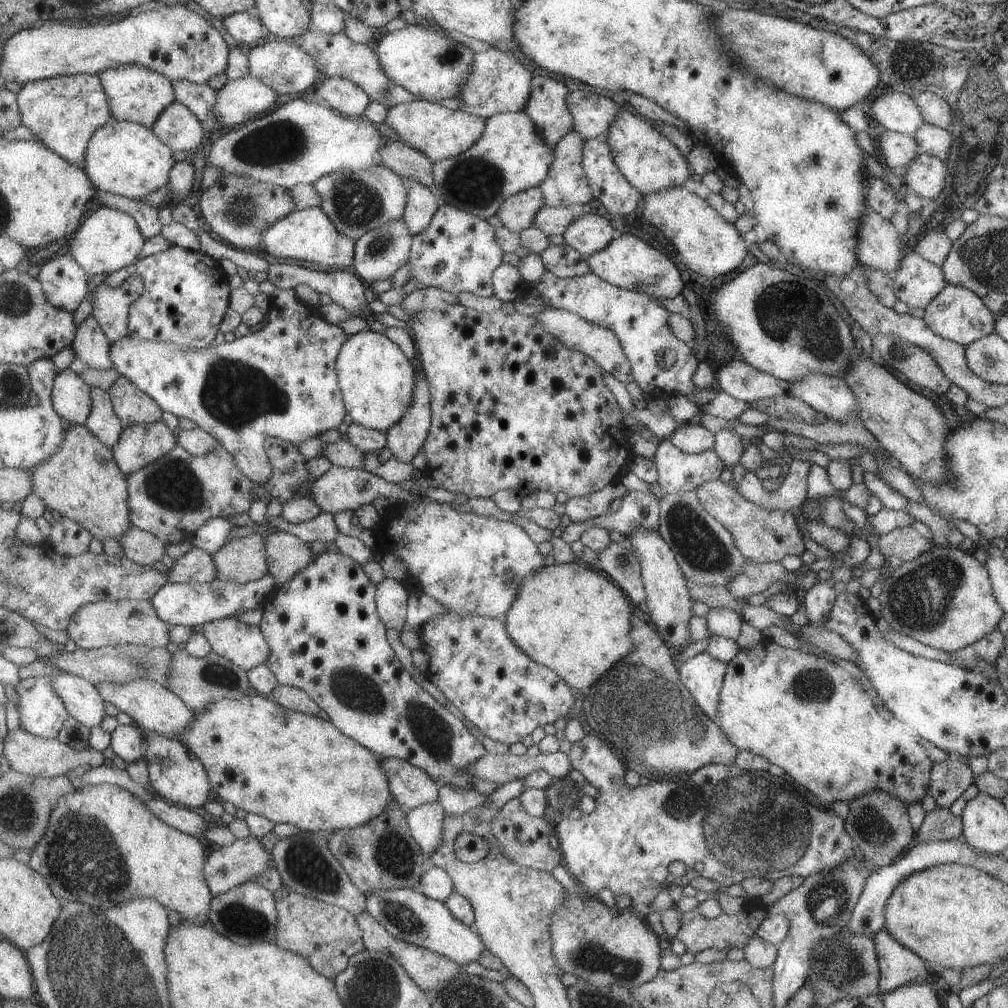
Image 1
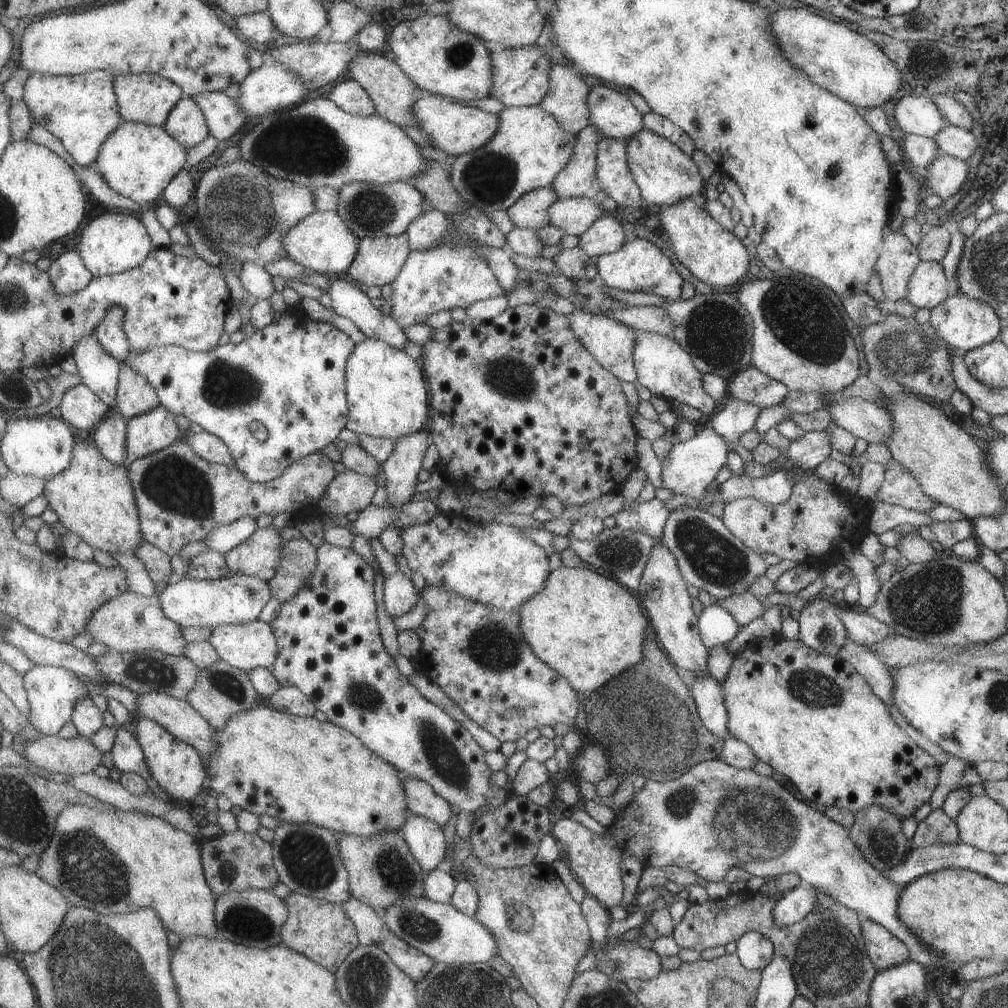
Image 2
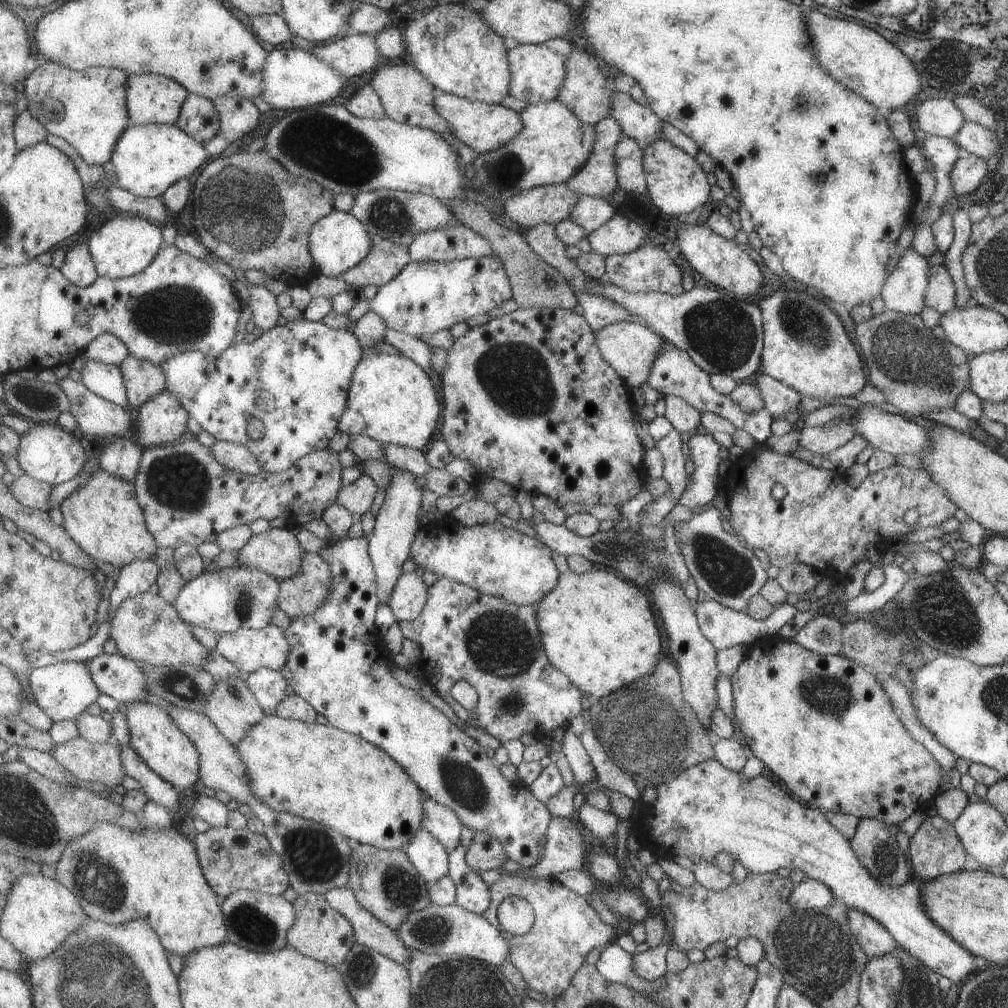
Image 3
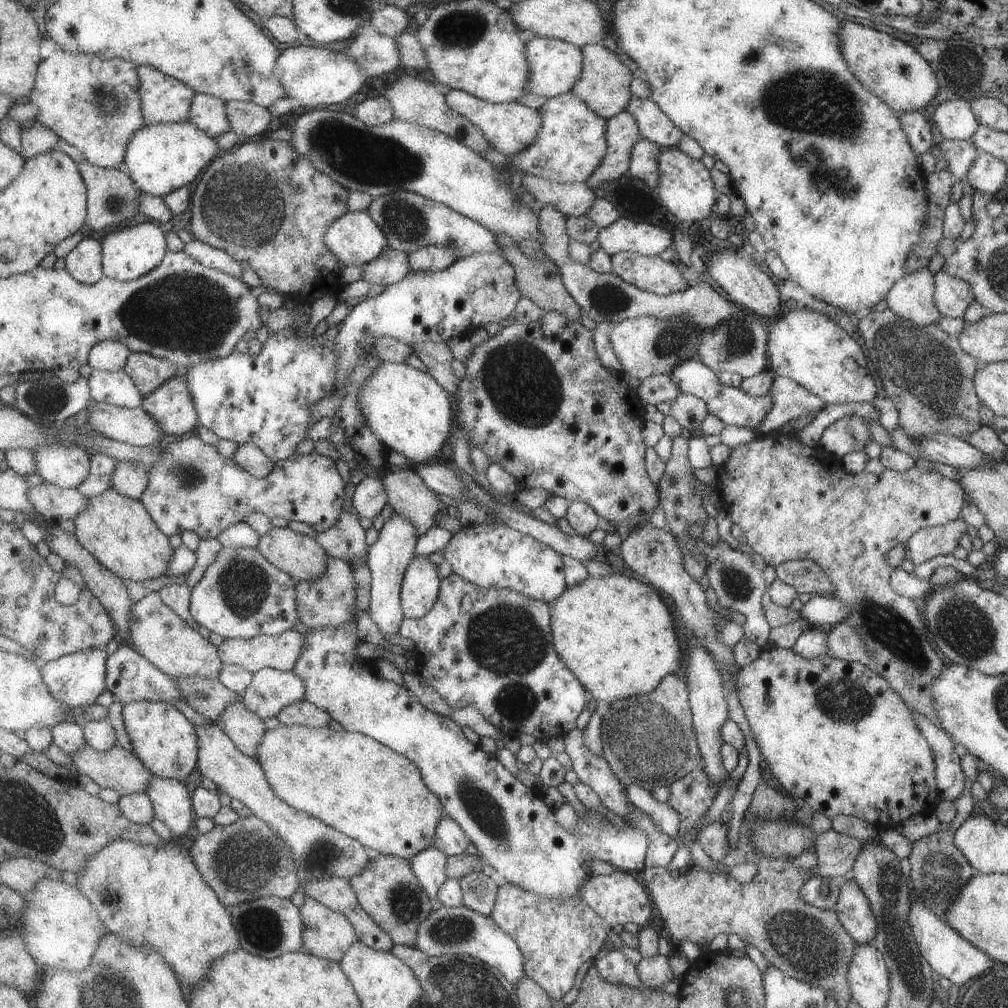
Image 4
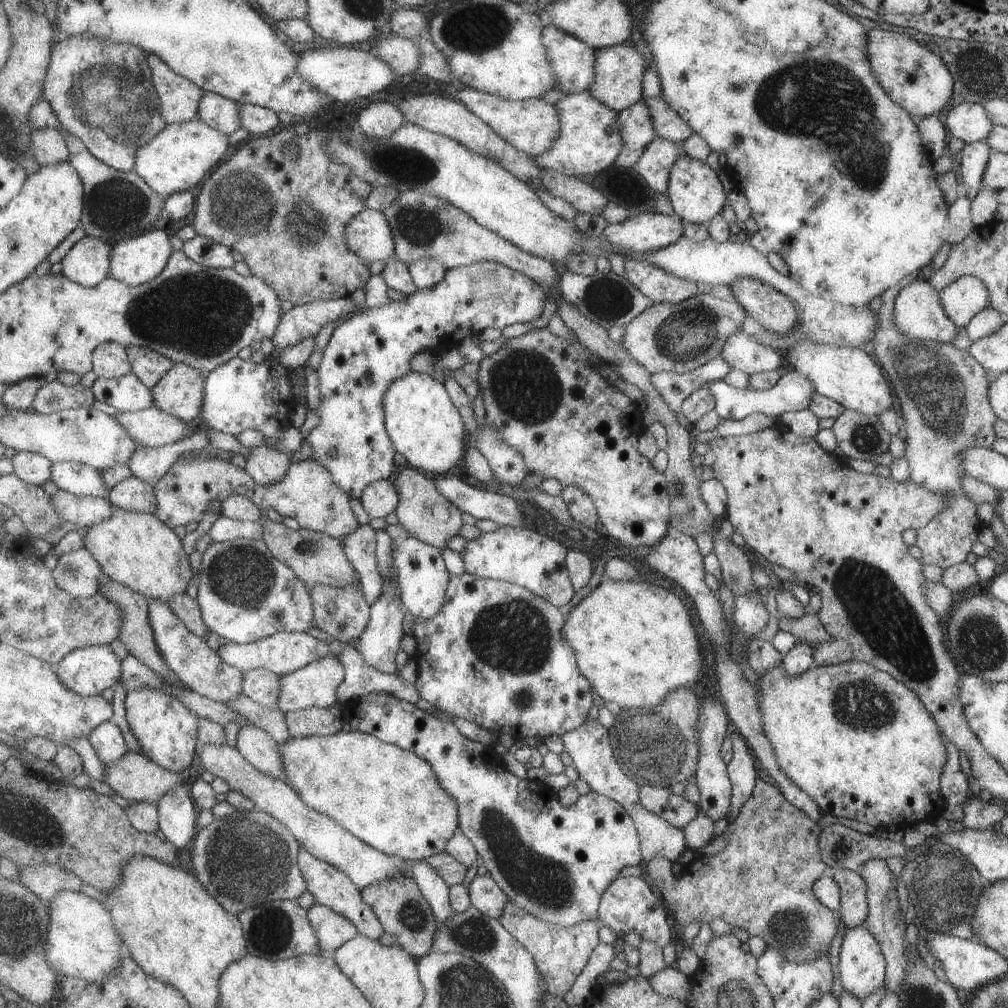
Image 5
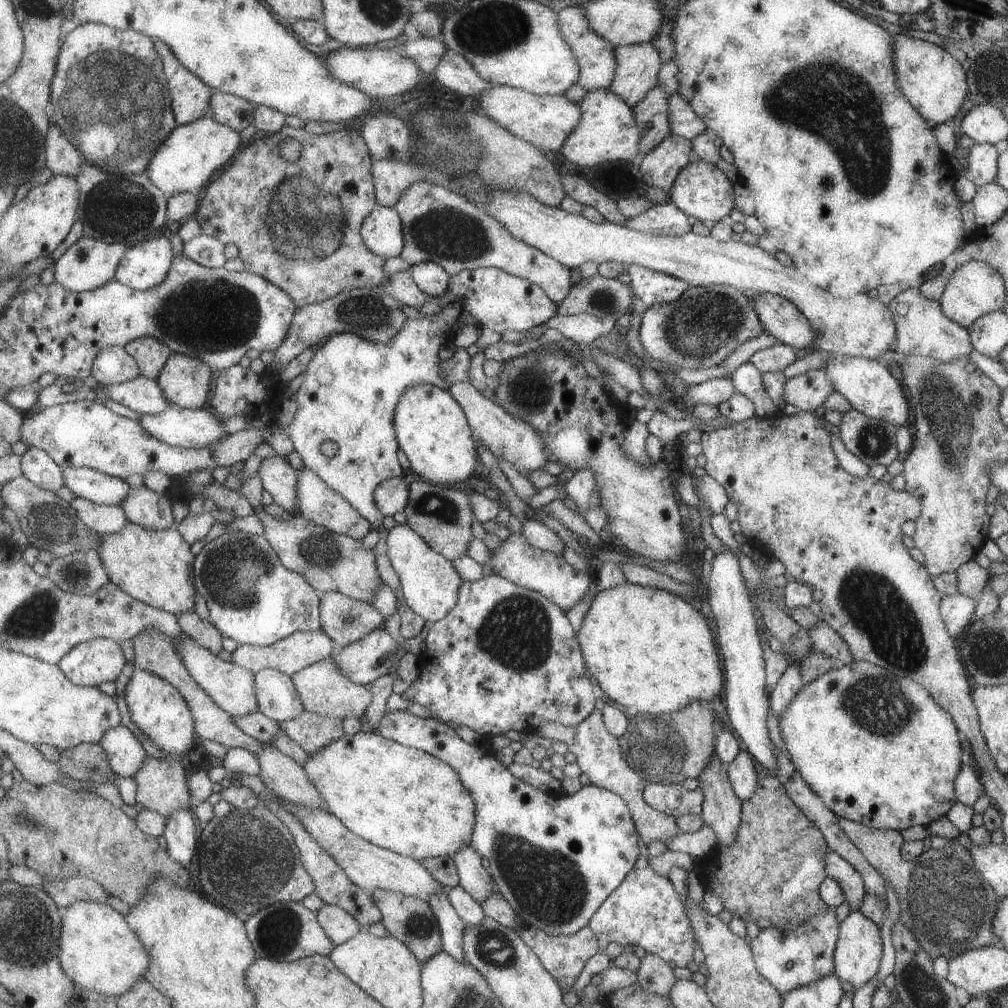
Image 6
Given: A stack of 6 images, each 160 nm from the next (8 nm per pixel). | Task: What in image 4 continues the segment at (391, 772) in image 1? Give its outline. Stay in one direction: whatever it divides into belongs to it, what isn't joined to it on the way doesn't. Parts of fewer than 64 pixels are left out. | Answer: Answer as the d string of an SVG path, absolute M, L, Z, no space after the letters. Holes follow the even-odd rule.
M445 812L437 825L434 846L450 857L465 853L471 843L459 822Z

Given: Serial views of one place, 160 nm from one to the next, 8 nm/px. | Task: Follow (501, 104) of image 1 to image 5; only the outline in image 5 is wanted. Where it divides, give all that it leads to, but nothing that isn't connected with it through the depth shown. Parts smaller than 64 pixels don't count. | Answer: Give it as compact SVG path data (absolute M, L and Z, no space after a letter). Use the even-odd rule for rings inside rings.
M547 25L541 36L547 62L555 78L554 88L567 93L587 90L594 82L596 50L579 39Z

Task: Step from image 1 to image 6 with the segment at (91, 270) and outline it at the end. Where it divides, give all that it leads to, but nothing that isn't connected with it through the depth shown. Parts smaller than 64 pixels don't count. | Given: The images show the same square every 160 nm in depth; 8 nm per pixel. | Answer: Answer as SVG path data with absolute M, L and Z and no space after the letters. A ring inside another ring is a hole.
M160 234L130 247L120 262L116 279L138 291L149 290L169 276L176 256L170 237Z

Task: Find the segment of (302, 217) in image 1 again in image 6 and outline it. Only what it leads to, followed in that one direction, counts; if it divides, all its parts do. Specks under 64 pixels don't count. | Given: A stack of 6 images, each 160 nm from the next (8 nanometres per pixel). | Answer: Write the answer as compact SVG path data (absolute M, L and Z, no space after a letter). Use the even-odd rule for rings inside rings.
M378 206L365 218L361 234L367 248L386 259L401 257L405 248L403 219L395 207Z

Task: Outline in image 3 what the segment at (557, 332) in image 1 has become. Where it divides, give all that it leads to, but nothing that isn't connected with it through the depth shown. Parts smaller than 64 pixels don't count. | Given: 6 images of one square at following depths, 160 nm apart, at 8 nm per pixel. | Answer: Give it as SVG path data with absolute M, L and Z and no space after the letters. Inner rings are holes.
M616 321L594 331L594 341L601 358L615 374L630 387L638 387L648 378L649 367L663 340L647 326L627 321Z

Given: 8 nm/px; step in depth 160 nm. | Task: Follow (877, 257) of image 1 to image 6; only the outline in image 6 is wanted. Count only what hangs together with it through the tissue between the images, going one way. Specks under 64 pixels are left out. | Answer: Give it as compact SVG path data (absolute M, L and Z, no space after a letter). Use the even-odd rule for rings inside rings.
M909 285L894 296L886 307L892 314L895 327L895 354L919 355L931 357L938 361L947 361L969 354L972 348L967 329L949 320L941 310L938 301L925 298L917 286Z

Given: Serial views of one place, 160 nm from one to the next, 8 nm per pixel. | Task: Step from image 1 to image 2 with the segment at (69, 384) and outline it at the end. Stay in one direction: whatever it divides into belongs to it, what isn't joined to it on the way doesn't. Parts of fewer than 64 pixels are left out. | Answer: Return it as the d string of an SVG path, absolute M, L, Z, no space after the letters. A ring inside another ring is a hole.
M82 385L65 392L59 406L61 416L79 433L85 434L103 420L111 410L89 386Z

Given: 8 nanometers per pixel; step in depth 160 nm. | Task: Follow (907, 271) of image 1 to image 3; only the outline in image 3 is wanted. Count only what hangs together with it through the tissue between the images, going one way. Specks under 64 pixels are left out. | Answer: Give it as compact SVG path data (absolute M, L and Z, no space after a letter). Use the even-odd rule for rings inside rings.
M932 265L927 272L924 306L943 314L955 307L954 284L943 265Z

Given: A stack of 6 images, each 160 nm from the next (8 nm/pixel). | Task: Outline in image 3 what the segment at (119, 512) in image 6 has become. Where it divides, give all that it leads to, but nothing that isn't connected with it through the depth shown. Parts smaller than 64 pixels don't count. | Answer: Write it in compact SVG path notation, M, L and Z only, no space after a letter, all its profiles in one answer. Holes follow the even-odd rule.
M26 474L22 475L9 486L10 492L25 507L48 512L48 506L53 486L46 481L39 481Z

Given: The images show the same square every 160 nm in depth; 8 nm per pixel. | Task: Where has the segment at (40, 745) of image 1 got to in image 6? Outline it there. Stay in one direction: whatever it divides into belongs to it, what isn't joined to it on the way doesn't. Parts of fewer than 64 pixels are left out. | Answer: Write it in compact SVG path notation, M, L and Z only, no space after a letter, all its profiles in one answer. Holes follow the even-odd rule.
M147 757L143 766L132 776L138 782L138 790L135 799L140 802L144 808L151 809L163 814L168 819L177 809L194 808L196 798L193 798L185 776L185 768L179 760L171 758L156 759Z

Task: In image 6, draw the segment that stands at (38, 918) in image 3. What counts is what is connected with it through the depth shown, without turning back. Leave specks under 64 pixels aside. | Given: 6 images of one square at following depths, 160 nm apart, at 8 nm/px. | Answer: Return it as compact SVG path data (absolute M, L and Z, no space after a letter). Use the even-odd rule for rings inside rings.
M75 901L70 907L60 907L62 933L60 936L63 970L77 987L99 991L107 996L121 996L138 978L145 977L150 954L128 925L126 916L109 904L97 901Z

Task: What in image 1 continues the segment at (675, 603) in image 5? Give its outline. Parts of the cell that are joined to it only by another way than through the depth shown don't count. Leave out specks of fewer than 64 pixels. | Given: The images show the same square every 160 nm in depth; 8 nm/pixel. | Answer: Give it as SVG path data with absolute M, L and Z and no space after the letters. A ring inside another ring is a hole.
M571 561L543 565L541 570L526 576L504 621L510 637L536 663L555 671L573 690L581 690L594 684L614 662L632 649L629 638L632 612L631 602L609 578L601 572L597 574L595 568L585 568L585 564Z

